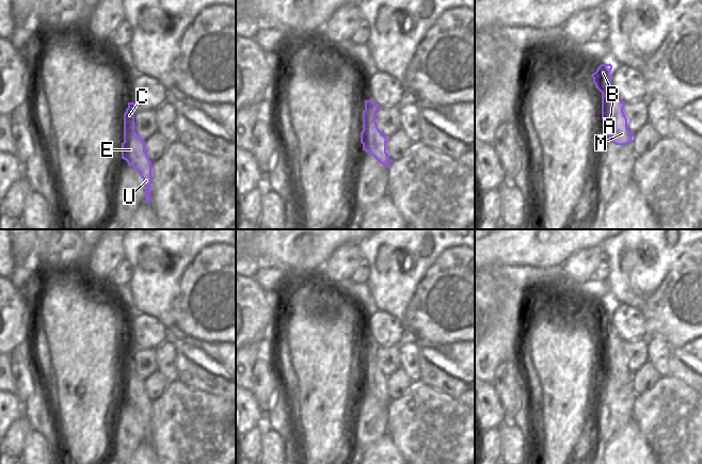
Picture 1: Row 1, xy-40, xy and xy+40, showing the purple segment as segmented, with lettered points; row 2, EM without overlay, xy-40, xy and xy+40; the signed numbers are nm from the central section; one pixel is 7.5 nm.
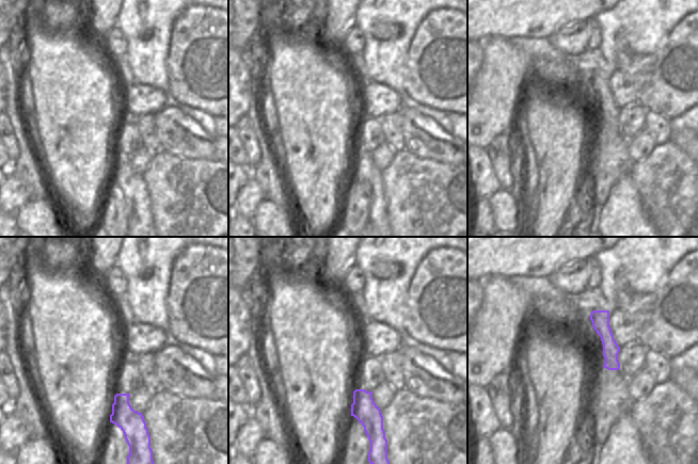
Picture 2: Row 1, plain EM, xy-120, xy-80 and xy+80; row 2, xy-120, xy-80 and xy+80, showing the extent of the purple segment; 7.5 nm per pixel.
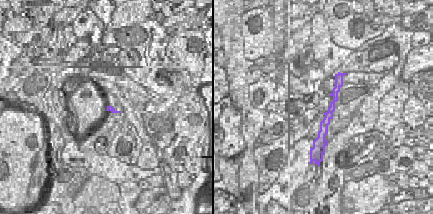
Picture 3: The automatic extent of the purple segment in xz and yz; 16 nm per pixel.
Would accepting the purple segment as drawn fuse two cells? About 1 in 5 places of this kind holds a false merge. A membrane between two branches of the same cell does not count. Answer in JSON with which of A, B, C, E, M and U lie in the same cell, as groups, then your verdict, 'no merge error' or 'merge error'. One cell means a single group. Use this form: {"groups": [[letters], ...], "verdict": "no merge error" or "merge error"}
{"groups": [["A", "B", "C", "E", "M", "U"]], "verdict": "no merge error"}

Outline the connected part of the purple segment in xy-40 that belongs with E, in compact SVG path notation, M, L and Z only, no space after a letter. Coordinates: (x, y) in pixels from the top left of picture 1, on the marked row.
M128 102L124 113L124 142L122 143L122 159L129 166L133 166L141 177L145 187L145 203L149 203L149 182L151 180L151 161L145 150L145 141L134 131L134 111L137 105Z

